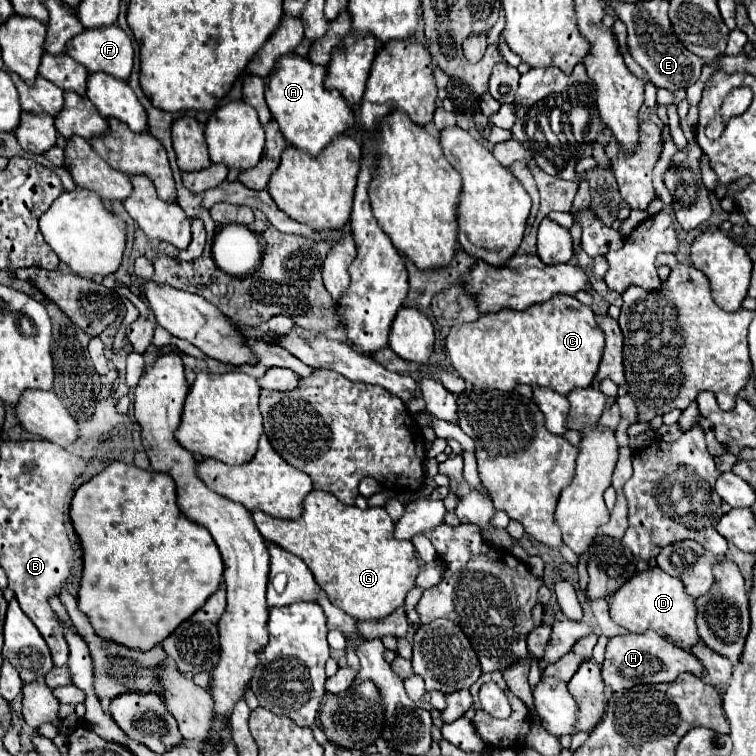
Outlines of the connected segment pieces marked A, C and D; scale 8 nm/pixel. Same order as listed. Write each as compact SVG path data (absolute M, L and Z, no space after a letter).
M289 53L289 57L281 57L281 61L277 61L273 73L267 77L265 87L267 105L285 139L311 155L323 151L335 135L345 133L355 123L355 113L349 103L341 97L341 93L325 89L323 79L325 67L313 65L309 59Z
M557 293L557 297L551 297L549 301L539 305L531 305L525 311L503 309L499 313L481 315L473 323L453 325L445 339L445 347L455 371L469 385L483 389L491 387L499 391L513 391L515 385L523 383L531 387L549 387L561 395L567 395L575 387L589 387L593 383L603 355L605 337L599 325L595 323L595 313L591 311L591 307L579 303L575 297Z
M659 567L635 573L625 585L621 585L621 589L617 589L617 593L611 593L609 613L611 619L617 625L625 627L629 633L643 633L647 629L653 629L685 651L689 651L699 641L699 633L695 627L695 599L685 593L683 583L677 577L667 575Z

